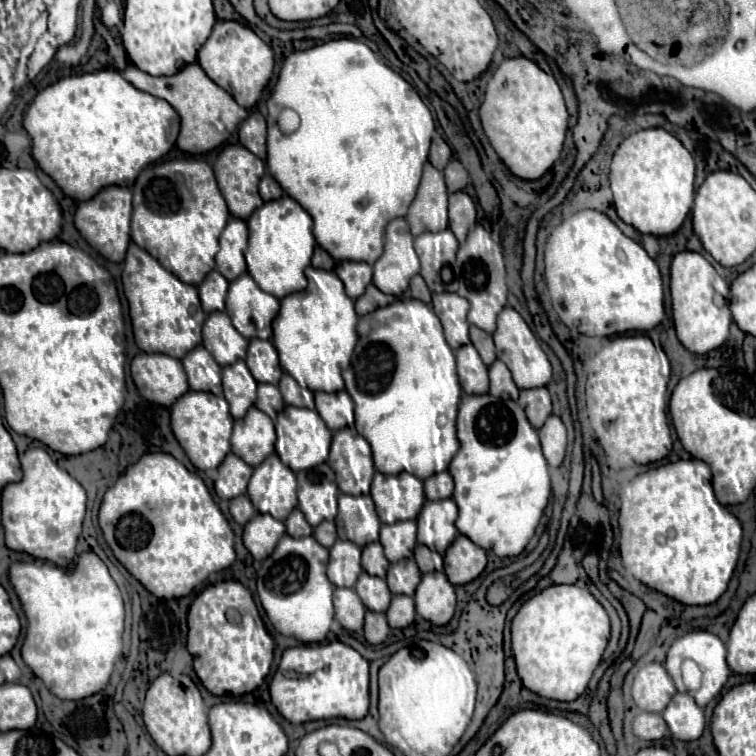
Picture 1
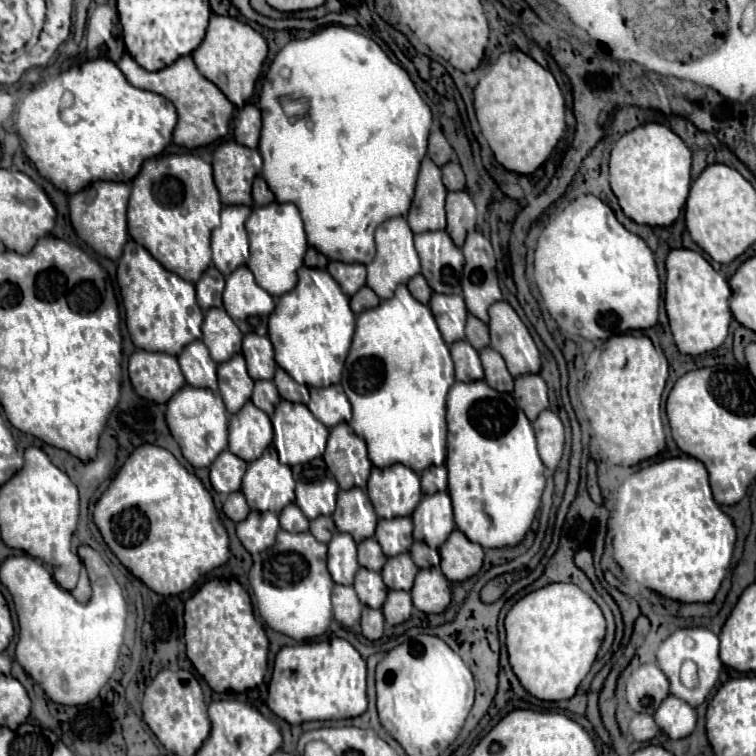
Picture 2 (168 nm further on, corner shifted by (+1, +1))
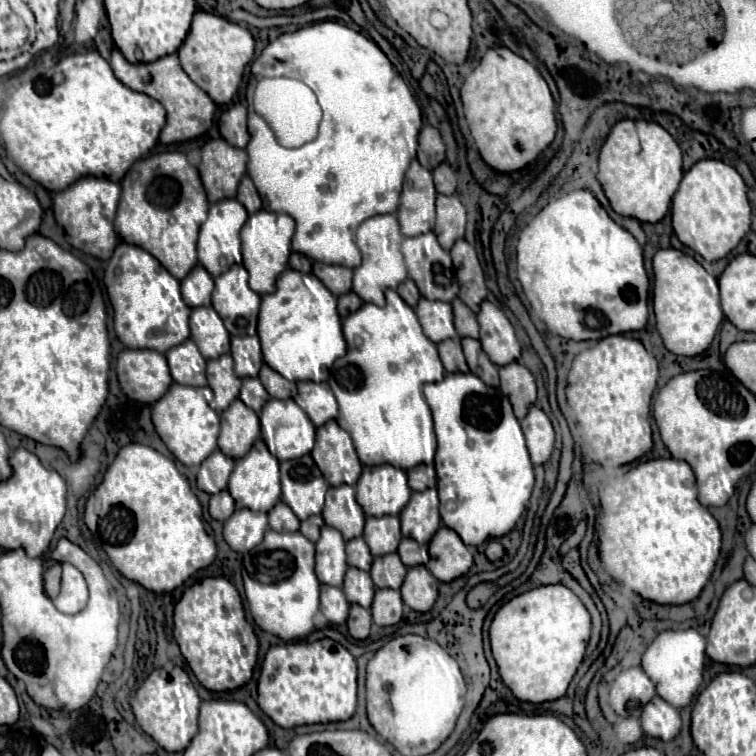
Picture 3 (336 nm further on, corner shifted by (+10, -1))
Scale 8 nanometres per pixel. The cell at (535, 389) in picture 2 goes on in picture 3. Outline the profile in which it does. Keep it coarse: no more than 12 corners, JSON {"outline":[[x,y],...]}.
{"outline":[[518,362],[498,368],[500,392],[522,420],[536,402],[536,382]]}

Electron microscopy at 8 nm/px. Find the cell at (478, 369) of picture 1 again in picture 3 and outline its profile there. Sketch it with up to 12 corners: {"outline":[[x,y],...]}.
{"outline":[[458,340],[440,342],[446,372],[468,372]]}

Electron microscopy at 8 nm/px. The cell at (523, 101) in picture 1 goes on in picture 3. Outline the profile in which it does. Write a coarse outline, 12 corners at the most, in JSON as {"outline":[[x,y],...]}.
{"outline":[[488,48],[460,88],[482,160],[530,164],[556,134],[540,72]]}

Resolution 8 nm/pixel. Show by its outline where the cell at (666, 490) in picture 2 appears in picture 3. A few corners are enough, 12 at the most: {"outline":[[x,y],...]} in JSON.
{"outline":[[684,460],[600,492],[598,556],[656,604],[694,600],[720,528]]}

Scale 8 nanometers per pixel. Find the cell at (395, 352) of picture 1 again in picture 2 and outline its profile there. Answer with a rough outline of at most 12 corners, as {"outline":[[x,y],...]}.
{"outline":[[405,284],[341,386],[373,466],[445,462],[449,346]]}

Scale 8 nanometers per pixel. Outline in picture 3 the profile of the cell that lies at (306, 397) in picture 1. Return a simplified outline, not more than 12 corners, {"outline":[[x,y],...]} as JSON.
{"outline":[[268,364],[260,368],[260,382],[272,398],[297,394],[294,382],[284,380]]}

